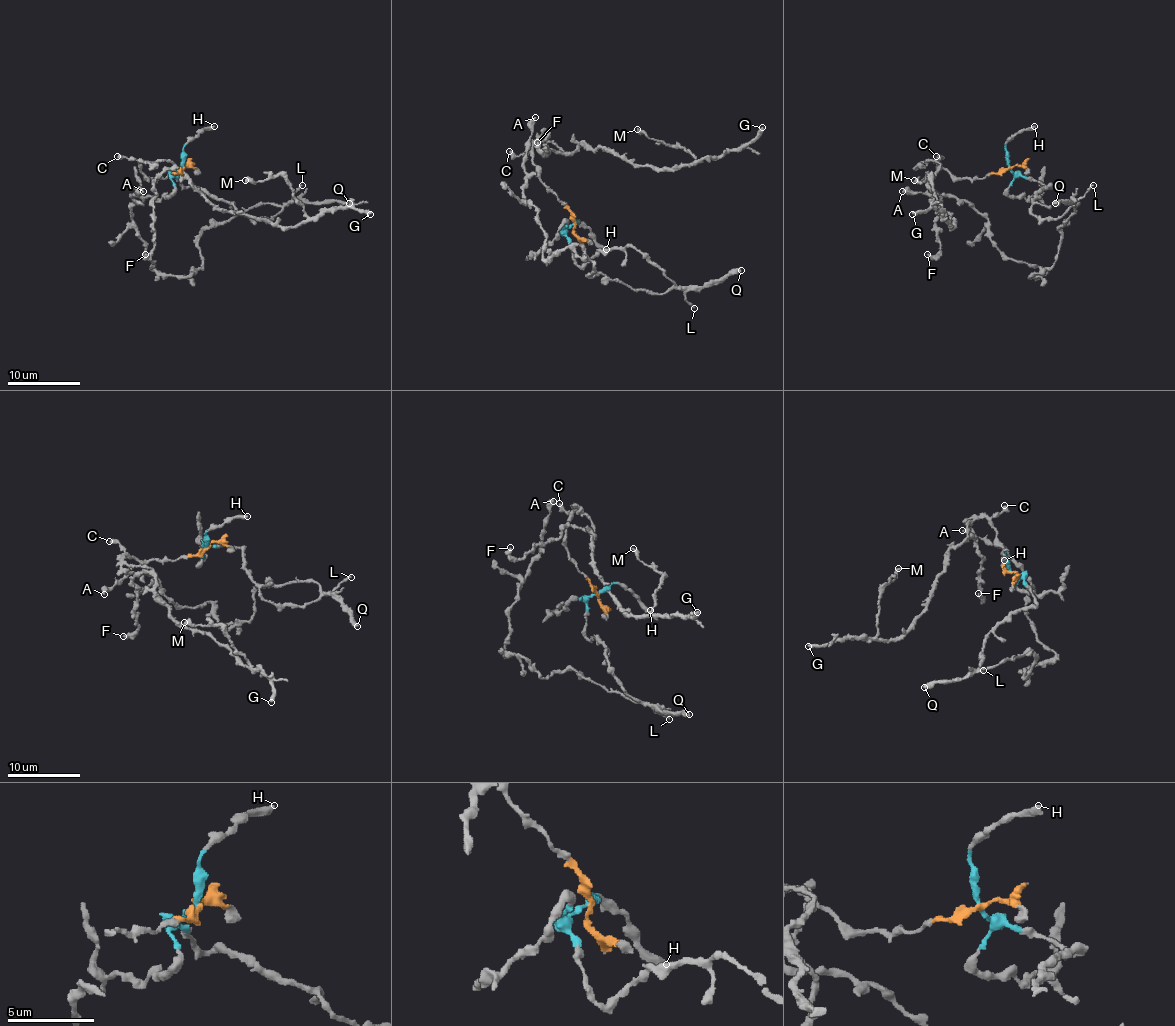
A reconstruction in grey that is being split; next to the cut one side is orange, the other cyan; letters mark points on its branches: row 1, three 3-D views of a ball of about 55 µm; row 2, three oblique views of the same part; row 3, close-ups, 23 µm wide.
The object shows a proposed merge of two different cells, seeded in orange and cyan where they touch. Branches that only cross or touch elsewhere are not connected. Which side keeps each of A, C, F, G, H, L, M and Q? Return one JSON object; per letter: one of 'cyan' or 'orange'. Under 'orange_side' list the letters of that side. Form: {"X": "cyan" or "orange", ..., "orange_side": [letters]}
{"A": "cyan", "C": "orange", "F": "orange", "G": "orange", "H": "cyan", "L": "cyan", "M": "orange", "Q": "cyan", "orange_side": ["C", "F", "G", "M"]}

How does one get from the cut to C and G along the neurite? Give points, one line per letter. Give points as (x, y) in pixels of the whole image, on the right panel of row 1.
C: (1010, 167), (983, 178), (954, 178), (939, 161), (941, 158), (935, 156)
G: (1010, 167), (954, 178), (926, 161), (939, 165), (930, 178), (934, 203), (954, 223), (935, 209), (912, 214)

